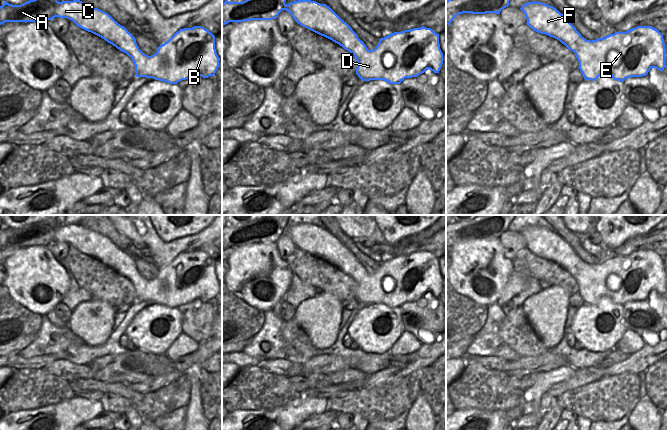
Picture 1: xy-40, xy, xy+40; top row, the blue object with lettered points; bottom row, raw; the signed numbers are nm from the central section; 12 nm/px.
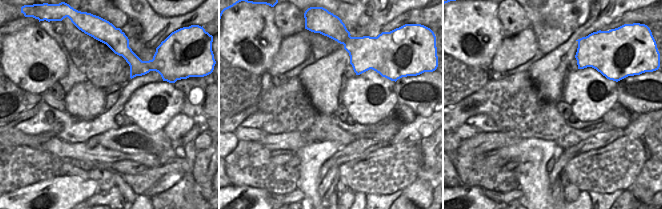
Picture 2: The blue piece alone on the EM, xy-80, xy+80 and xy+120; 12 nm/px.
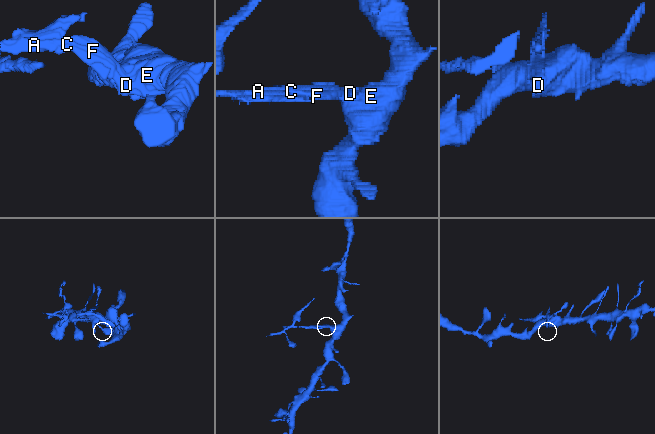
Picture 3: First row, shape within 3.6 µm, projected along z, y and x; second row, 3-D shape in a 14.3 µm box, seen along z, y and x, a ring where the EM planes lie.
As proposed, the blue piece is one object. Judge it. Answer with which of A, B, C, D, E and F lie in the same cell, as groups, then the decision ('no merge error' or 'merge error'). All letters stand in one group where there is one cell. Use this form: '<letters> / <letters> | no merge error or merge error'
A C F / B D E | merge error

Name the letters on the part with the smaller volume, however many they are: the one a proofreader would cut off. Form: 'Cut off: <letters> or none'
Cut off: A, C, F.

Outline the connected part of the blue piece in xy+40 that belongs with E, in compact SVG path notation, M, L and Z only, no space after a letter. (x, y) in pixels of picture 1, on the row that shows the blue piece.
M637 26L592 41L582 37L581 48L574 53L584 79L594 81L602 73L608 73L614 80L624 82L626 78L646 76L651 68L662 72L665 68L665 46L663 34L657 29Z

